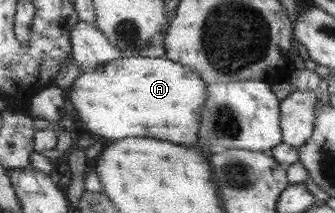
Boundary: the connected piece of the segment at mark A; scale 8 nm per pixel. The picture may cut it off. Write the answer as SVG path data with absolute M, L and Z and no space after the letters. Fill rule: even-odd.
M144 55L124 56L111 63L98 66L95 71L80 72L67 90L69 108L89 133L107 137L107 139L125 139L125 137L155 137L167 139L171 143L179 143L185 147L193 147L199 143L199 131L203 121L203 105L207 94L206 81L198 71L191 71L190 67L177 63L167 57L150 58Z

